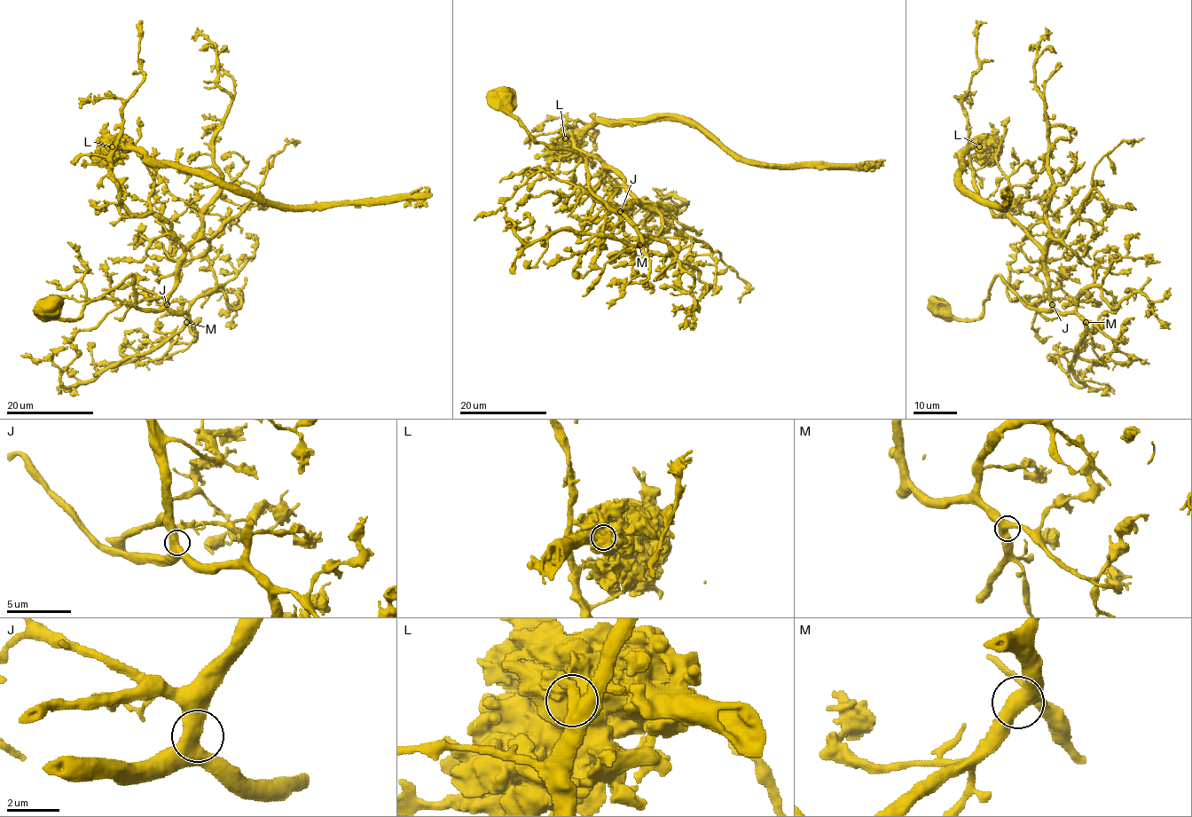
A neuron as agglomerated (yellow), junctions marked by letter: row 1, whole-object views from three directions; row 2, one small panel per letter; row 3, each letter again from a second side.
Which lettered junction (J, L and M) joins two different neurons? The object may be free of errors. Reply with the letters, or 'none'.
L

